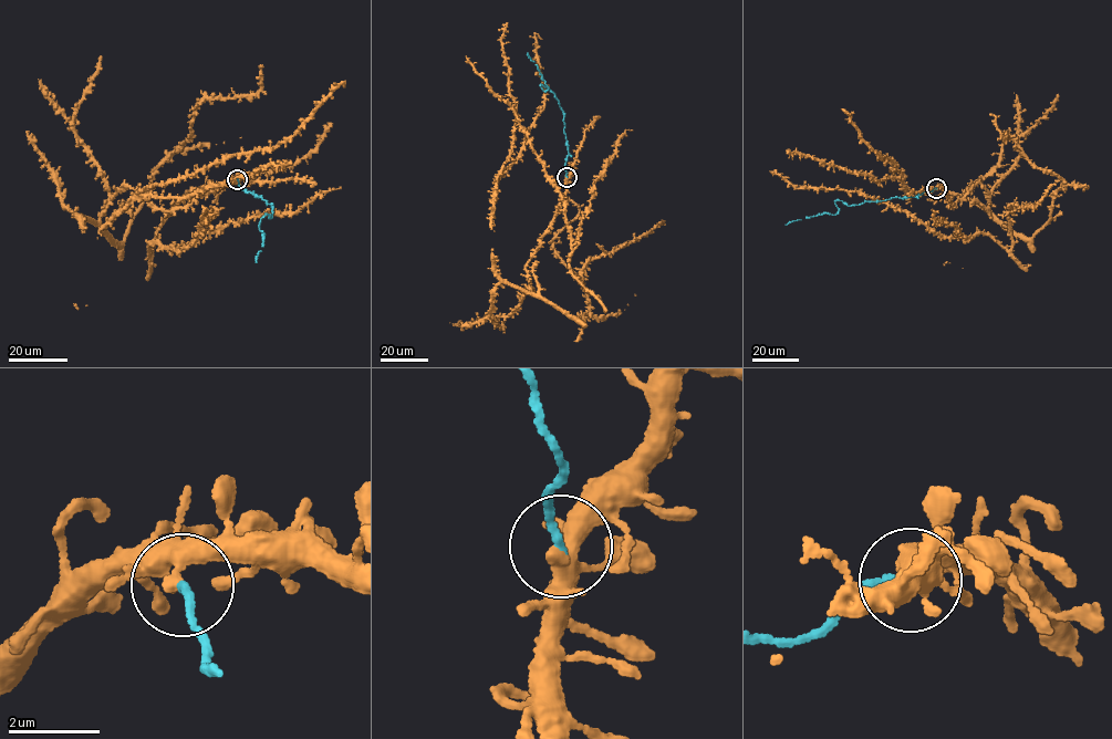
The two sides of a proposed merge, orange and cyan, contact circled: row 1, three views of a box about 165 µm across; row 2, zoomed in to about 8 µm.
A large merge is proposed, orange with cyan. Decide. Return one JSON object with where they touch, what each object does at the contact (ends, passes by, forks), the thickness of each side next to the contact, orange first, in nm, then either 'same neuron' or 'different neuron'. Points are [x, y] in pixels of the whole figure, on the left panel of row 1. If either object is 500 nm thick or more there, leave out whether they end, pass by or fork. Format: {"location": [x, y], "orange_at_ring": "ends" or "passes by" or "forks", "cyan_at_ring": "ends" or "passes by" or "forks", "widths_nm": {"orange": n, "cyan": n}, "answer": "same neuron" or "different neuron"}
{"location": [237, 179], "orange_at_ring": "ends", "cyan_at_ring": "ends", "widths_nm": {"orange": 360, "cyan": 160}, "answer": "different neuron"}

